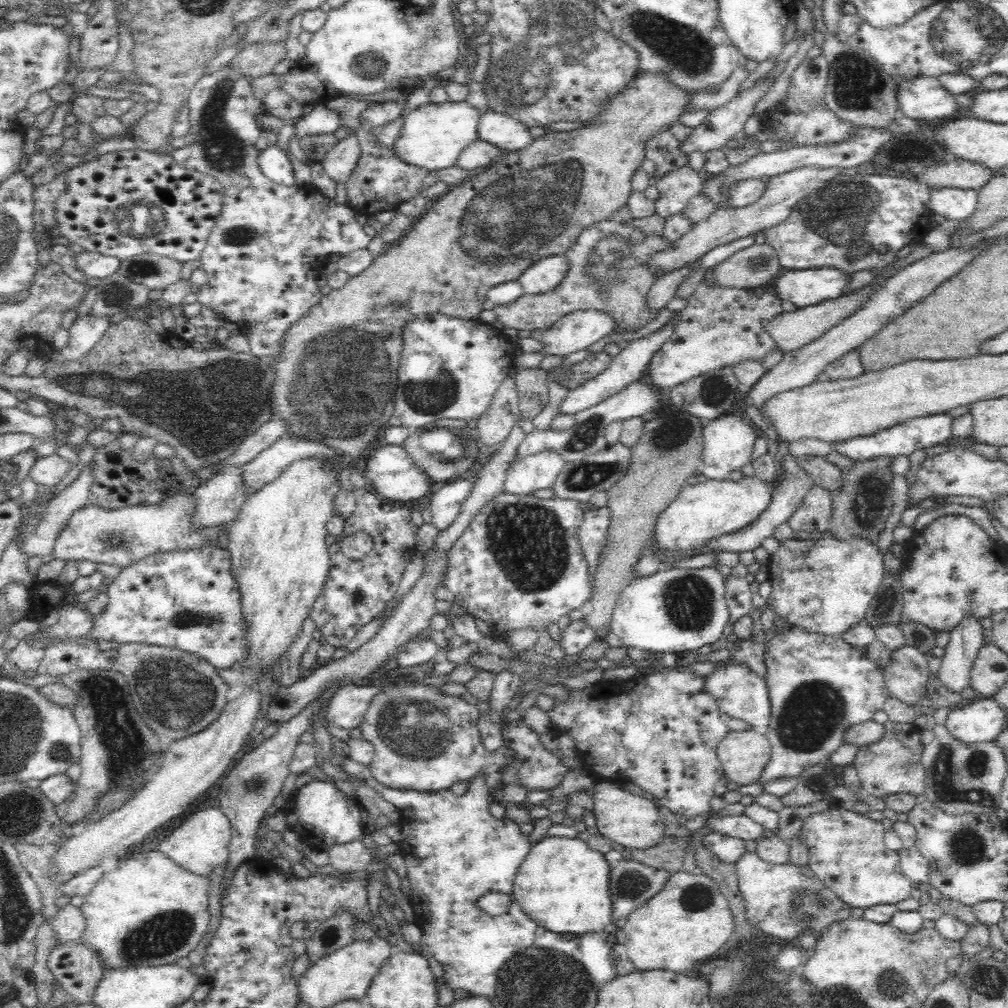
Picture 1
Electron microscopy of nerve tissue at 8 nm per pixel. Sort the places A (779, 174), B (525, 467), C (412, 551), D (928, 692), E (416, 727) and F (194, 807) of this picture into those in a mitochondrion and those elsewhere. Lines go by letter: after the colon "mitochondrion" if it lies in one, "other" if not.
A: other
B: other
C: other
D: other
E: mitochondrion
F: other

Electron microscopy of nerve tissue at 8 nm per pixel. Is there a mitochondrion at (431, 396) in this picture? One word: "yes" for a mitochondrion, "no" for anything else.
yes

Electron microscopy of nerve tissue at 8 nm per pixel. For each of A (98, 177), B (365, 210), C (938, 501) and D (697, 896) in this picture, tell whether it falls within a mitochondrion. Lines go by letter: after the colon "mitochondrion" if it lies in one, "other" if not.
A: other
B: other
C: other
D: mitochondrion

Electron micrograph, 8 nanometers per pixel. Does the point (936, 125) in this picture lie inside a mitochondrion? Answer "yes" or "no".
no

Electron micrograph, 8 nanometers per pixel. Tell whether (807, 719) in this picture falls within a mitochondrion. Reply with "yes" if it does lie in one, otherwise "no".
yes

